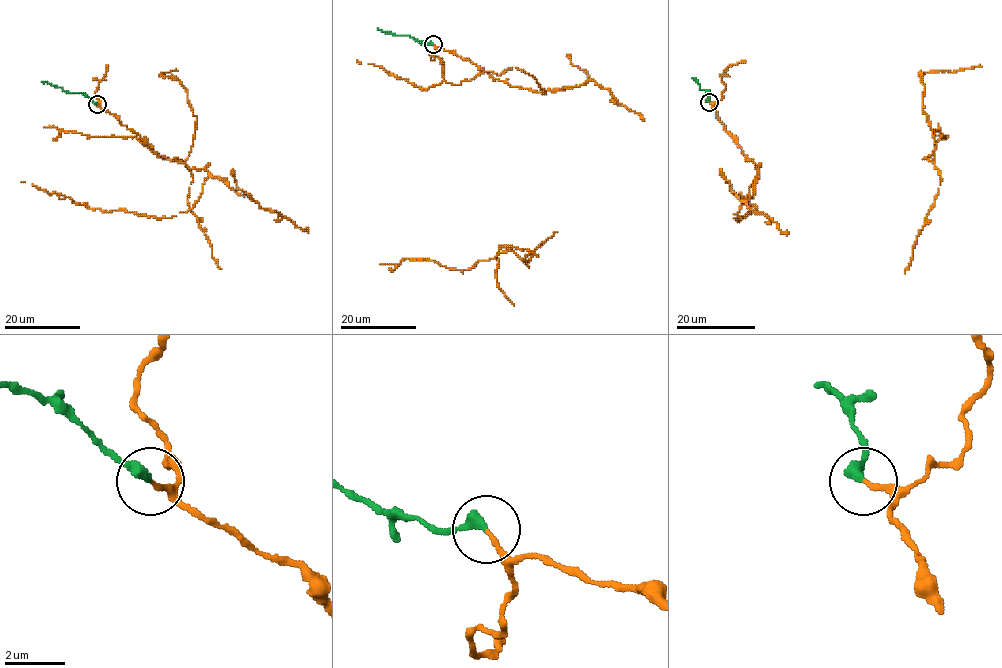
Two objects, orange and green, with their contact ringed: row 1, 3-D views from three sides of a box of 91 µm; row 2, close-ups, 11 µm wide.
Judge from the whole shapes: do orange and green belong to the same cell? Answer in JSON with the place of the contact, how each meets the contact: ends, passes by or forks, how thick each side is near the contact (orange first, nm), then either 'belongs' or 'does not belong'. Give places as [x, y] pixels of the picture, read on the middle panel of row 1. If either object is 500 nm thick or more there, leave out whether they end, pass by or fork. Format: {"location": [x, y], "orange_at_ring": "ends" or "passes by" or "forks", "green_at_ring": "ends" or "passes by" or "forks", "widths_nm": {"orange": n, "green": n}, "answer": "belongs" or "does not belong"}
{"location": [433, 44], "orange_at_ring": "ends", "green_at_ring": "ends", "widths_nm": {"orange": 160, "green": 360}, "answer": "belongs"}

